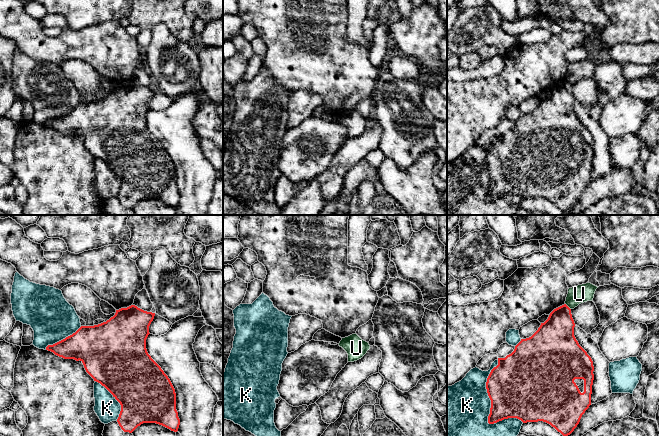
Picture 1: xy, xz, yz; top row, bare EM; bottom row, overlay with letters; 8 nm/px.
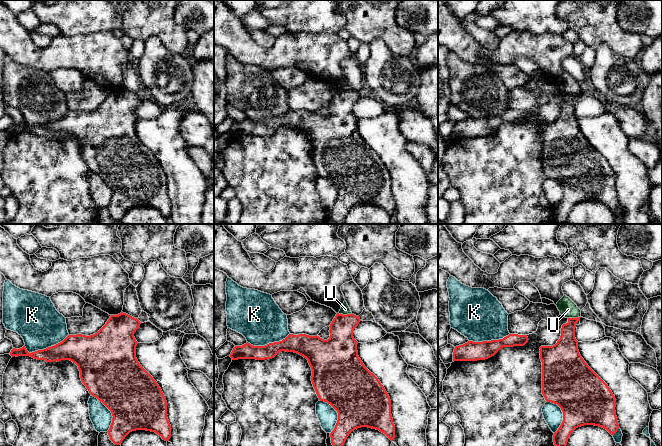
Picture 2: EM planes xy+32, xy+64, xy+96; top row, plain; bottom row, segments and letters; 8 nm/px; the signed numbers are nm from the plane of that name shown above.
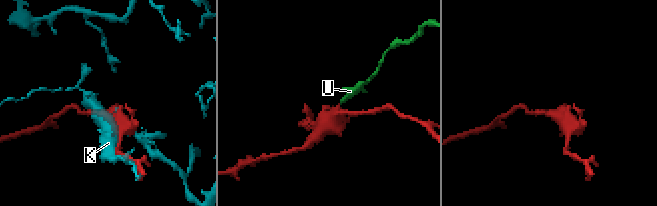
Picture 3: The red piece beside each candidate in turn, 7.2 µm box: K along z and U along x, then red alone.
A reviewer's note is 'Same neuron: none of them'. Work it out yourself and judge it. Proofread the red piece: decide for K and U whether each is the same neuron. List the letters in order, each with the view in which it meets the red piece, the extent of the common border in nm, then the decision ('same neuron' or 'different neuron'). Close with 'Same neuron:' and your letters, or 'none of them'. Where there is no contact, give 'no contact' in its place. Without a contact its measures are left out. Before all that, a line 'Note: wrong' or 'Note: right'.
Note: right
K: yz | 550 nm | different neuron
U: yz | 70 nm | different neuron
Same neuron: none of them

